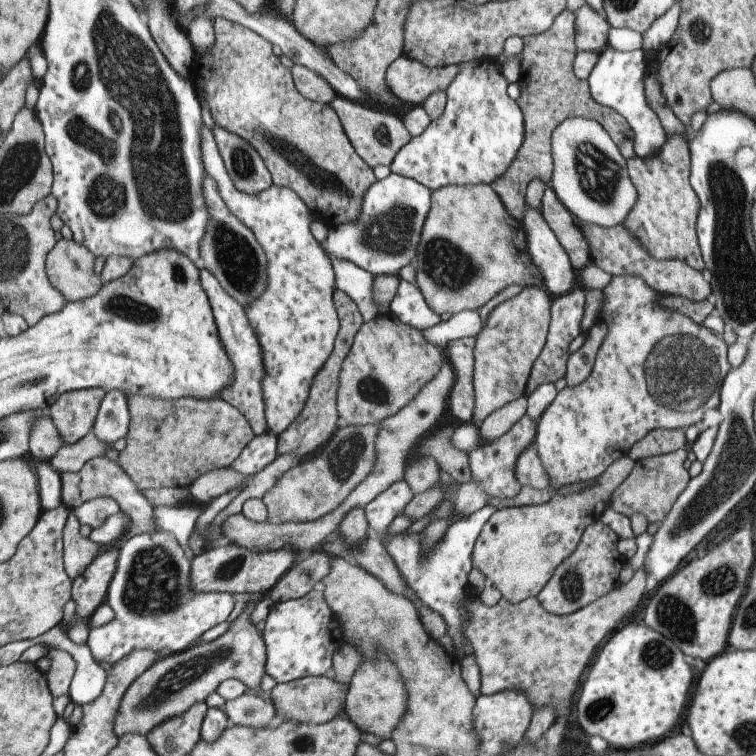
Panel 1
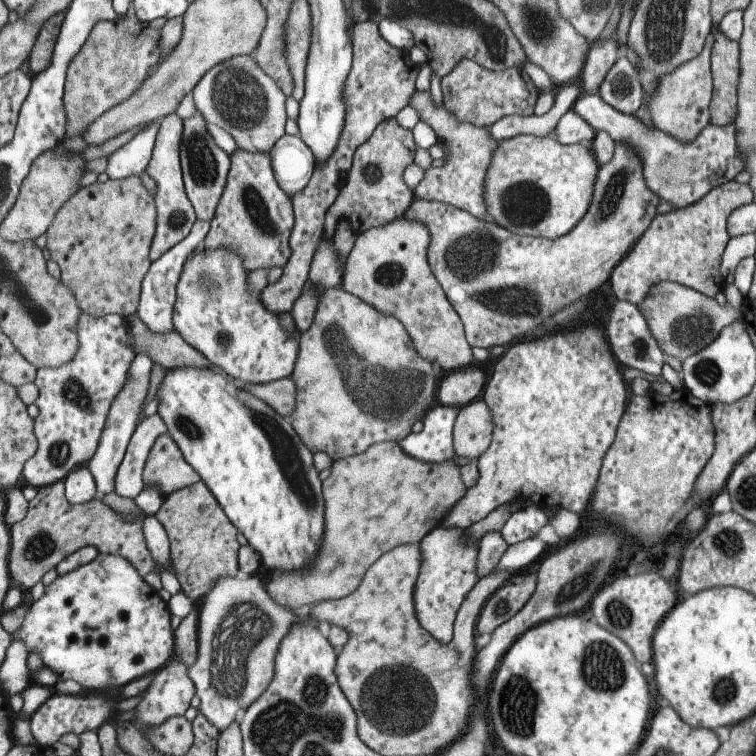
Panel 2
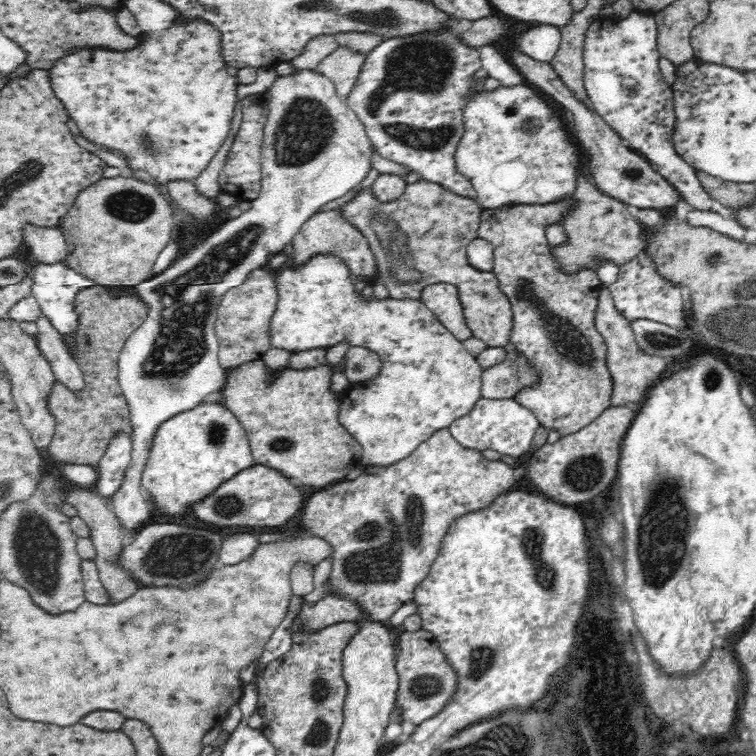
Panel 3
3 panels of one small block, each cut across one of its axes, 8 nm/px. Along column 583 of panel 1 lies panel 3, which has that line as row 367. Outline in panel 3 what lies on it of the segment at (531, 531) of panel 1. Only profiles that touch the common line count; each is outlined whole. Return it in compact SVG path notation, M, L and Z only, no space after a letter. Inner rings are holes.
M520 352L508 354L508 358L482 372L482 398L492 400L512 400L514 394L536 382L536 372L530 368Z

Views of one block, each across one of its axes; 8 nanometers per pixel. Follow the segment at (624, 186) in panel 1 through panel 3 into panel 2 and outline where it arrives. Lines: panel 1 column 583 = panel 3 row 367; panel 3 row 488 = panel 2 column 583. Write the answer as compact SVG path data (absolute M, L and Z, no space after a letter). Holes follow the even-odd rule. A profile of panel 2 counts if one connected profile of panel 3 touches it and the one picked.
M569 110L565 112L555 130L551 132L557 142L561 142L563 146L575 146L575 144L591 144L591 140L595 138L595 130L589 126L589 122L585 122L577 112Z

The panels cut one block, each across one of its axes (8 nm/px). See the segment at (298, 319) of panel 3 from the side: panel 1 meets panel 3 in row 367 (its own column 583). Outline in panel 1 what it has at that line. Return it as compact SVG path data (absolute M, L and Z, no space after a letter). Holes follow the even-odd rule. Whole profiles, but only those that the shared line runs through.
M639 274L611 276L601 292L597 324L605 326L605 336L589 378L577 386L559 390L555 402L551 402L539 418L533 448L551 480L549 492L557 492L557 488L565 484L599 478L615 460L627 456L631 446L651 430L687 430L691 424L701 422L703 412L719 406L721 384L733 368L727 360L725 342L703 324L697 324L687 314L671 308L667 298Z

